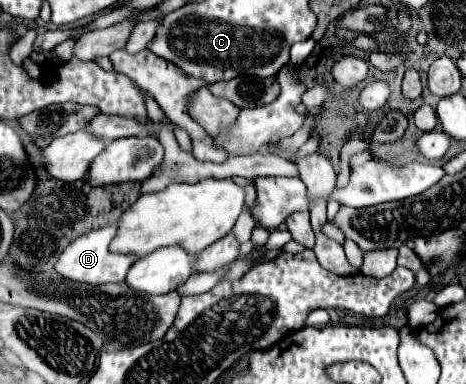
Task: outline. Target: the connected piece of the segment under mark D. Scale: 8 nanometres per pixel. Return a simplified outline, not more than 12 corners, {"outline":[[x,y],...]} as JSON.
{"outline":[[118,225],[90,231],[60,255],[74,281],[120,283],[138,255],[112,253]]}

